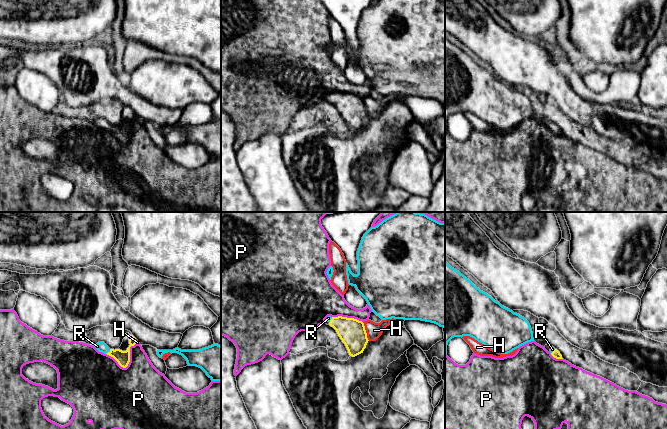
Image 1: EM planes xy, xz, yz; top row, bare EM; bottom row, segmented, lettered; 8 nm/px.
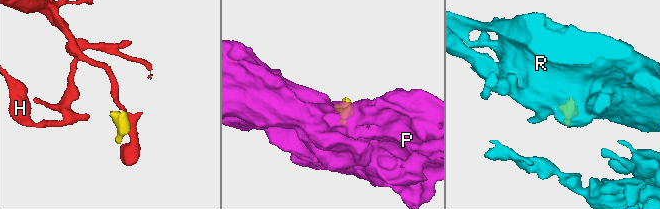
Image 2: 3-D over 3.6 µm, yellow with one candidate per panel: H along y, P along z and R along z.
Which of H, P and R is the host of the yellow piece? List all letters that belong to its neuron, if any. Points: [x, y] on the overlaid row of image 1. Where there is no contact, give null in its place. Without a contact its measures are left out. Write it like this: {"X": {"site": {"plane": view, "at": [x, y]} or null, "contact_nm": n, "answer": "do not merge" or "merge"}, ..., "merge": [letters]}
{"H": {"site": {"plane": "xz", "at": [365, 331]}, "contact_nm": 160, "answer": "do not merge"}, "P": {"site": {"plane": "xy", "at": [128, 363]}, "contact_nm": 260, "answer": "do not merge"}, "R": {"site": {"plane": "xy", "at": [108, 352]}, "contact_nm": 50, "answer": "merge"}, "merge": ["R"]}

